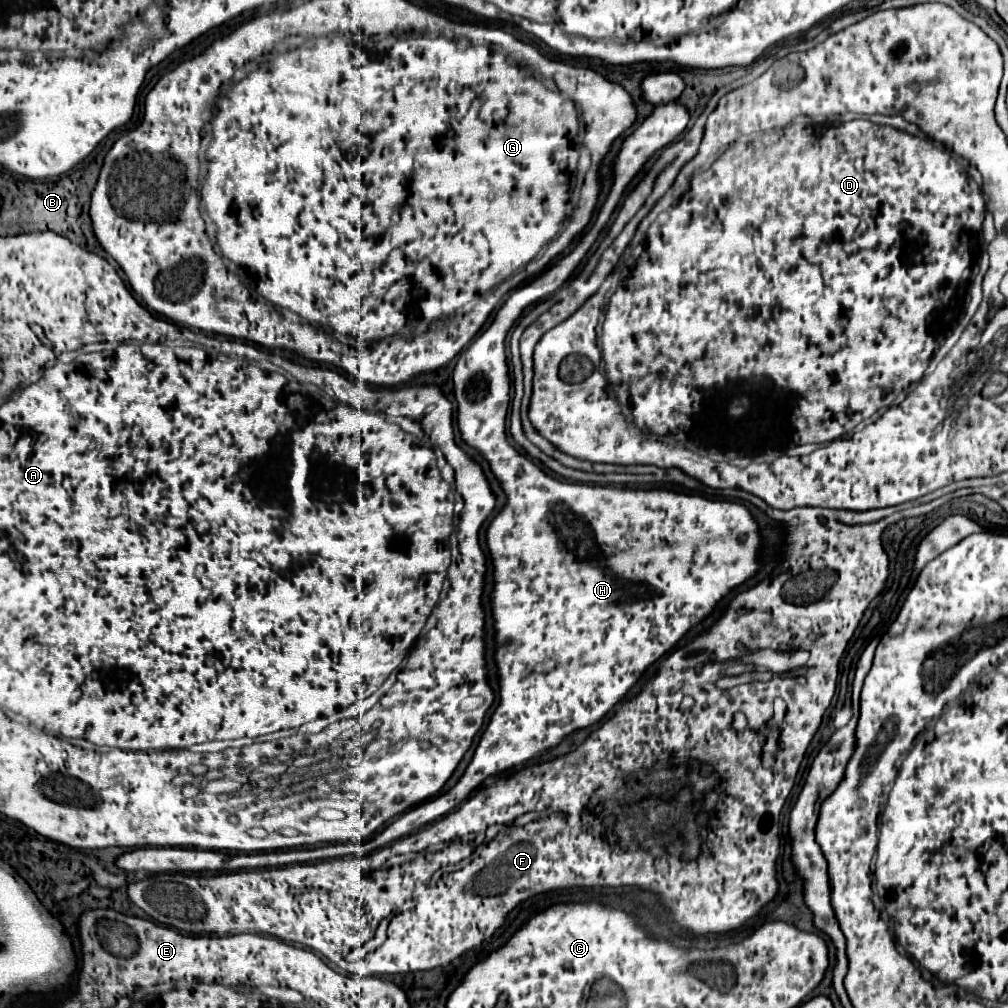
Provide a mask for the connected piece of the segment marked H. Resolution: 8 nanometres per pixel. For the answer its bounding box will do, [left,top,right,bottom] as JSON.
[116,103,762,873]

